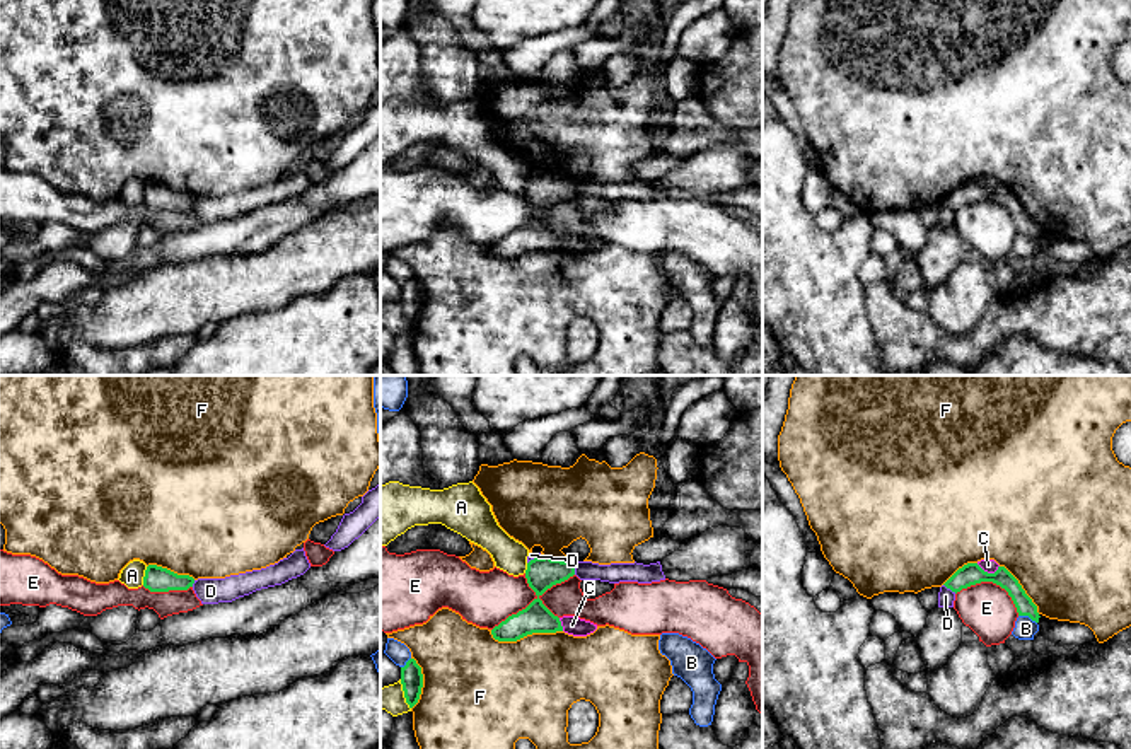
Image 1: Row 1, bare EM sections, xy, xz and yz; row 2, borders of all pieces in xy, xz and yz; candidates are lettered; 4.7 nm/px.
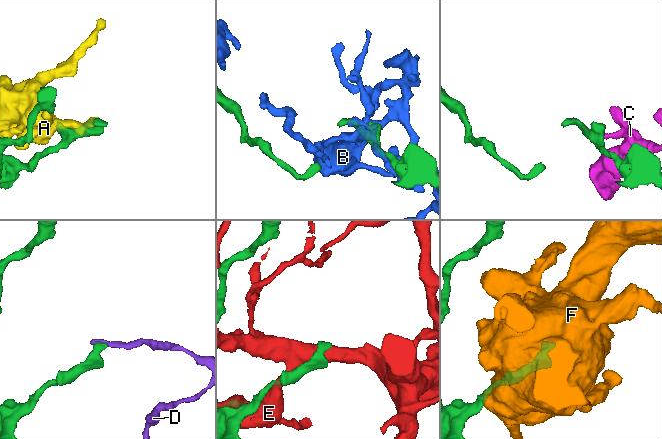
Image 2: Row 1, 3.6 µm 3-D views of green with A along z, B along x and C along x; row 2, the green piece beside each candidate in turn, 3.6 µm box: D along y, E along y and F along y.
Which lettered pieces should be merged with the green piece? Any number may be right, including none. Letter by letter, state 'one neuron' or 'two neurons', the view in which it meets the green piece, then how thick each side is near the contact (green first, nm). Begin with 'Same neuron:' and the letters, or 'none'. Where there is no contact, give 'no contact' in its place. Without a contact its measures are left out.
Same neuron: none
A: two neurons; contact in xy; calibres 120 and 110 nm
B: two neurons; contact in yz; calibres 90 and 100 nm
C: two neurons; contact in yz; calibres 110 and 60 nm
D: two neurons; contact in yz; calibres 110 and 80 nm
E: two neurons; contact in xz; calibres 150 and 260 nm
F: two neurons; contact in xz; calibres 140 and 460 nm

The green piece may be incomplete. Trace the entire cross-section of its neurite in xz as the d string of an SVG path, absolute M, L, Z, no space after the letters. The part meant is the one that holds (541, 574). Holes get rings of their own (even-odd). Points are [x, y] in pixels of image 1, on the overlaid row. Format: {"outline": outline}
{"outline": "M549 556L534 558L527 563L525 578L536 592L536 599L517 614L508 616L491 630L498 642L517 642L532 633L563 631L561 621L539 599L548 589L575 575L575 563L551 560Z"}

